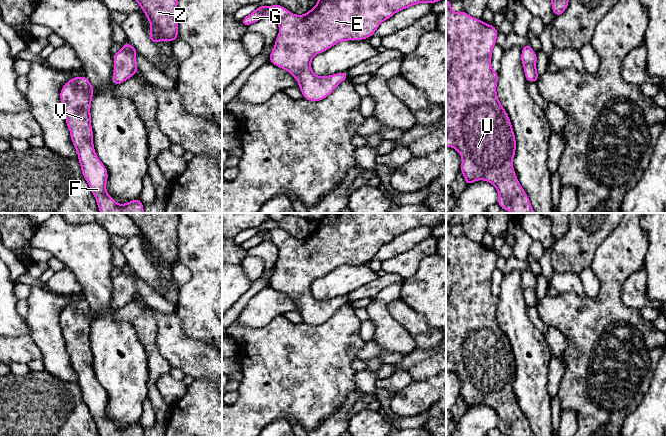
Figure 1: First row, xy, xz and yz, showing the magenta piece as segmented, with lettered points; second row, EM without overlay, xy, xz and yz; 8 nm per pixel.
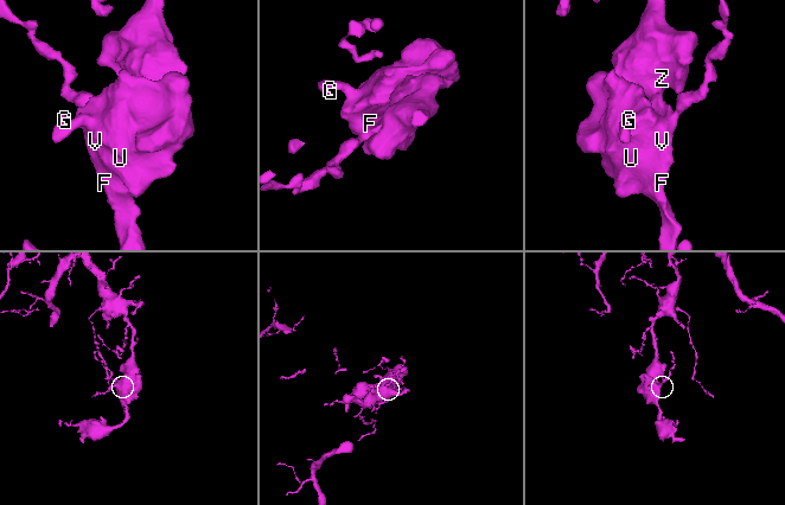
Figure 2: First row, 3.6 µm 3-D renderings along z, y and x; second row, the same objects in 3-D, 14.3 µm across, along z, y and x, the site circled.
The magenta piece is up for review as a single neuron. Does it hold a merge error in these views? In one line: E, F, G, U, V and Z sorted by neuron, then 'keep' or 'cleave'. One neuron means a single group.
E F G U V Z | keep

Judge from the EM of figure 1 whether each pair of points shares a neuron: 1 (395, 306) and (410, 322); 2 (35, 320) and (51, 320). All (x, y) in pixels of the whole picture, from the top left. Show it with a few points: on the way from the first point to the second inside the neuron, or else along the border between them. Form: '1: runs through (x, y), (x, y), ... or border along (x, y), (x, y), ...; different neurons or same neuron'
1: runs through (399, 310), (407, 318); same neuron
2: runs through (39, 320), (47, 320); same neuron

